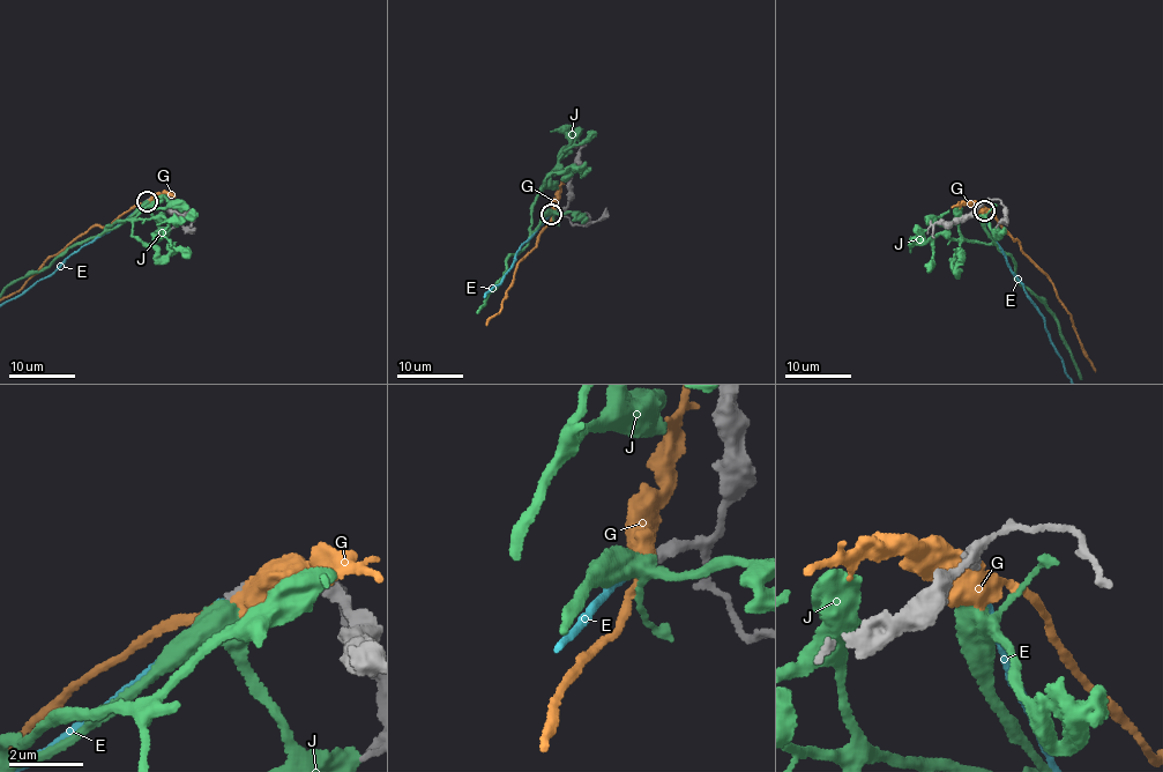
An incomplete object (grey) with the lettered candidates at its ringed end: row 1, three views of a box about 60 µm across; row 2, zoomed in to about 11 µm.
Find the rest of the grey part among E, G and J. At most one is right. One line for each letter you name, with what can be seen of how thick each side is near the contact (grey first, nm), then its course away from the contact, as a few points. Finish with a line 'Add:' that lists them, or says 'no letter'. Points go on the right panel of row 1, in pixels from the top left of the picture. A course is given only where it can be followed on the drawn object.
E: 280 nm thick on the grey side, 240 nm on the other
Add: E

